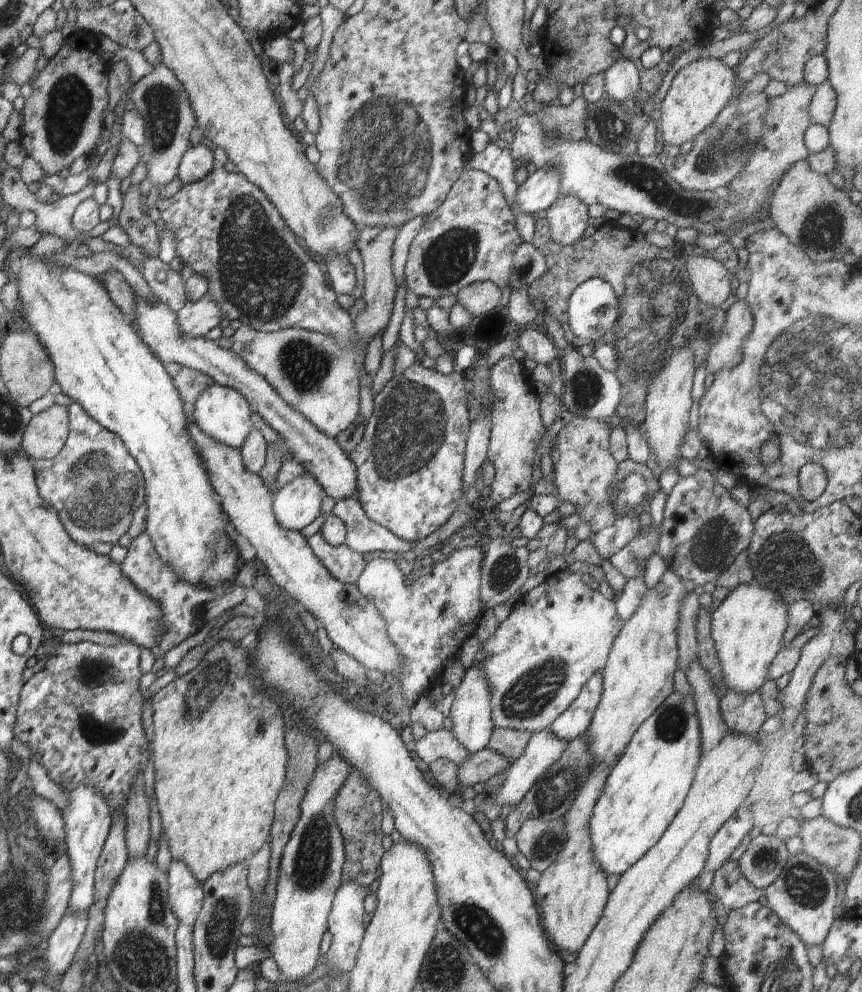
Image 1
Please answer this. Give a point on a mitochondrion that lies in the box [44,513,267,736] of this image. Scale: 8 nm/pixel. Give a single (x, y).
(208, 684)

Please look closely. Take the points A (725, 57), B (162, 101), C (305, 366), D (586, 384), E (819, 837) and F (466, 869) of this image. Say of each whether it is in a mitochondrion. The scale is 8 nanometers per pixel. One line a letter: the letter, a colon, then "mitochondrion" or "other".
A: other
B: mitochondrion
C: mitochondrion
D: mitochondrion
E: mitochondrion
F: other

